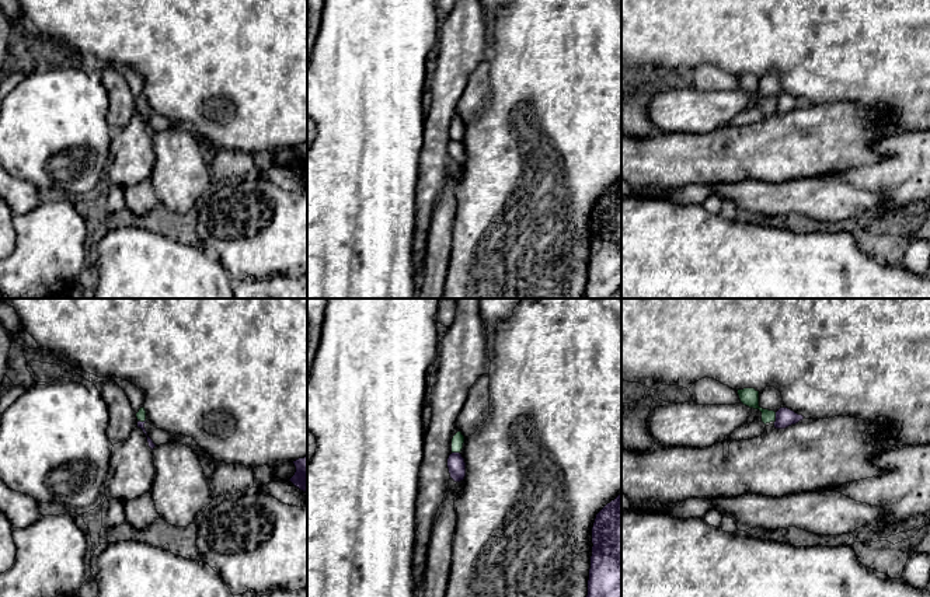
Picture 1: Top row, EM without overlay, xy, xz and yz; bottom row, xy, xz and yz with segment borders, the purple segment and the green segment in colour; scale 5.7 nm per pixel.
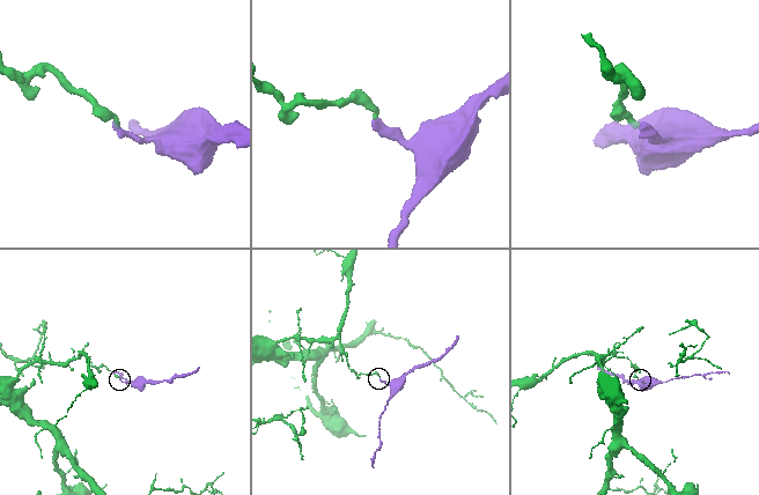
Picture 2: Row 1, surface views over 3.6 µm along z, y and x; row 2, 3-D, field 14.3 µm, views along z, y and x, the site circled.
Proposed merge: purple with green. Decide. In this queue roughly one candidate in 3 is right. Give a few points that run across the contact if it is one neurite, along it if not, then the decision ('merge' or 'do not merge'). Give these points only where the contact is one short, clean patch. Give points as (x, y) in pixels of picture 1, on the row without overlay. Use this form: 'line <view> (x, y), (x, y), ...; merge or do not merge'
line xz (452, 138), (459, 139); do not merge

